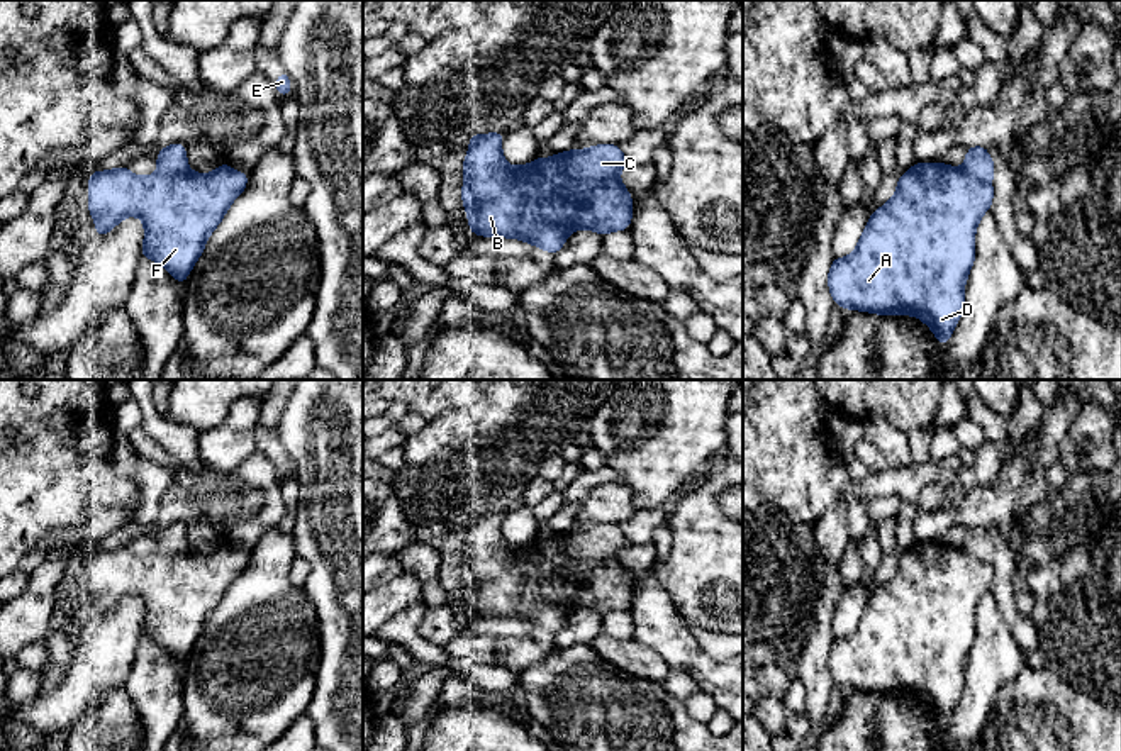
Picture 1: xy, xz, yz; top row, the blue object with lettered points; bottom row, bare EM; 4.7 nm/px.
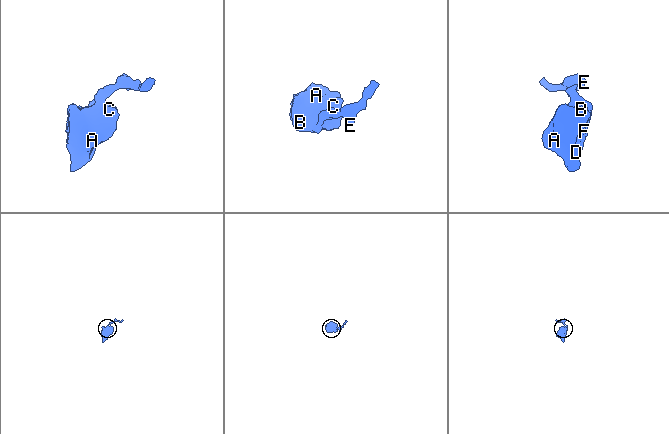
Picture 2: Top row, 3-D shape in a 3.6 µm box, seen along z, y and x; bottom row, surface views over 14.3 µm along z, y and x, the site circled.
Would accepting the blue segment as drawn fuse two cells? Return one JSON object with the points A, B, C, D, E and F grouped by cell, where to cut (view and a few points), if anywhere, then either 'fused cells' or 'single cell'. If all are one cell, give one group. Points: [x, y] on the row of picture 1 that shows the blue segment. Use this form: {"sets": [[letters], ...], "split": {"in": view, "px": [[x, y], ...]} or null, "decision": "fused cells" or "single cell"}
{"sets": [["A", "B", "C", "D", "F"], ["E"]], "split": {"in": "xz", "px": [[565, 234], [545, 228], [531, 243]]}, "decision": "fused cells"}

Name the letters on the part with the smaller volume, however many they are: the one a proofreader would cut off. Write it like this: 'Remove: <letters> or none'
Remove: E

